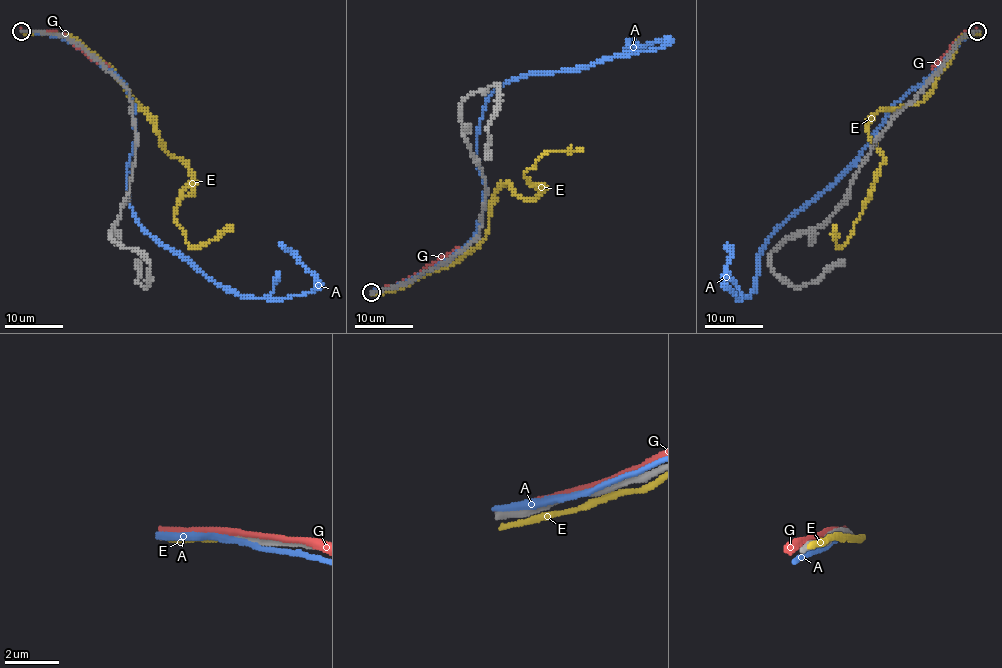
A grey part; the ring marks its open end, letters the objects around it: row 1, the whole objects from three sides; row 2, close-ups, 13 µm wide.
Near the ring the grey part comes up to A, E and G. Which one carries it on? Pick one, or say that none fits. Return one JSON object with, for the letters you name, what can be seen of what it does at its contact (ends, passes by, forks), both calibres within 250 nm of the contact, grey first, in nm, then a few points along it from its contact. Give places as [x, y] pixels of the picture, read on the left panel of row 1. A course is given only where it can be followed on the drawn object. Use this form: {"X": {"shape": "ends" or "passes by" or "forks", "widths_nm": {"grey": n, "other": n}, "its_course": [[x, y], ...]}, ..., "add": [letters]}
{"add": []}

